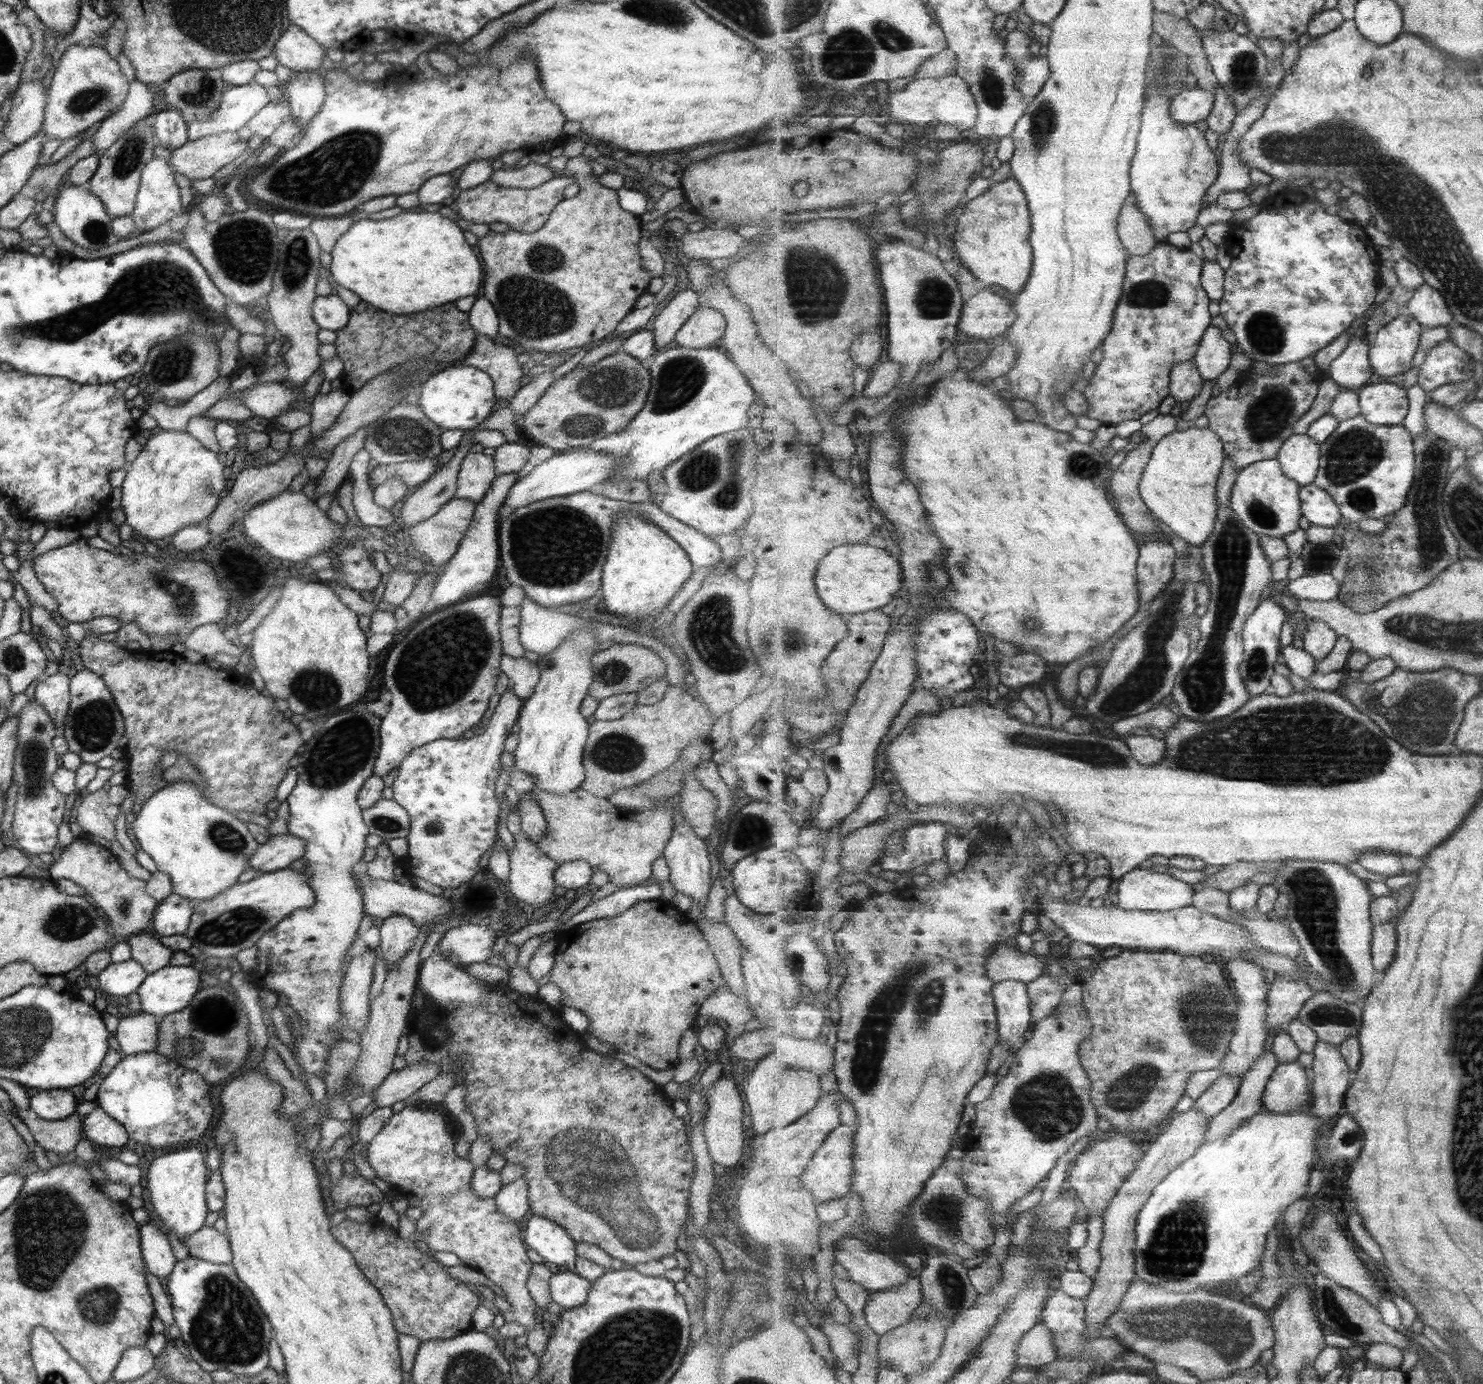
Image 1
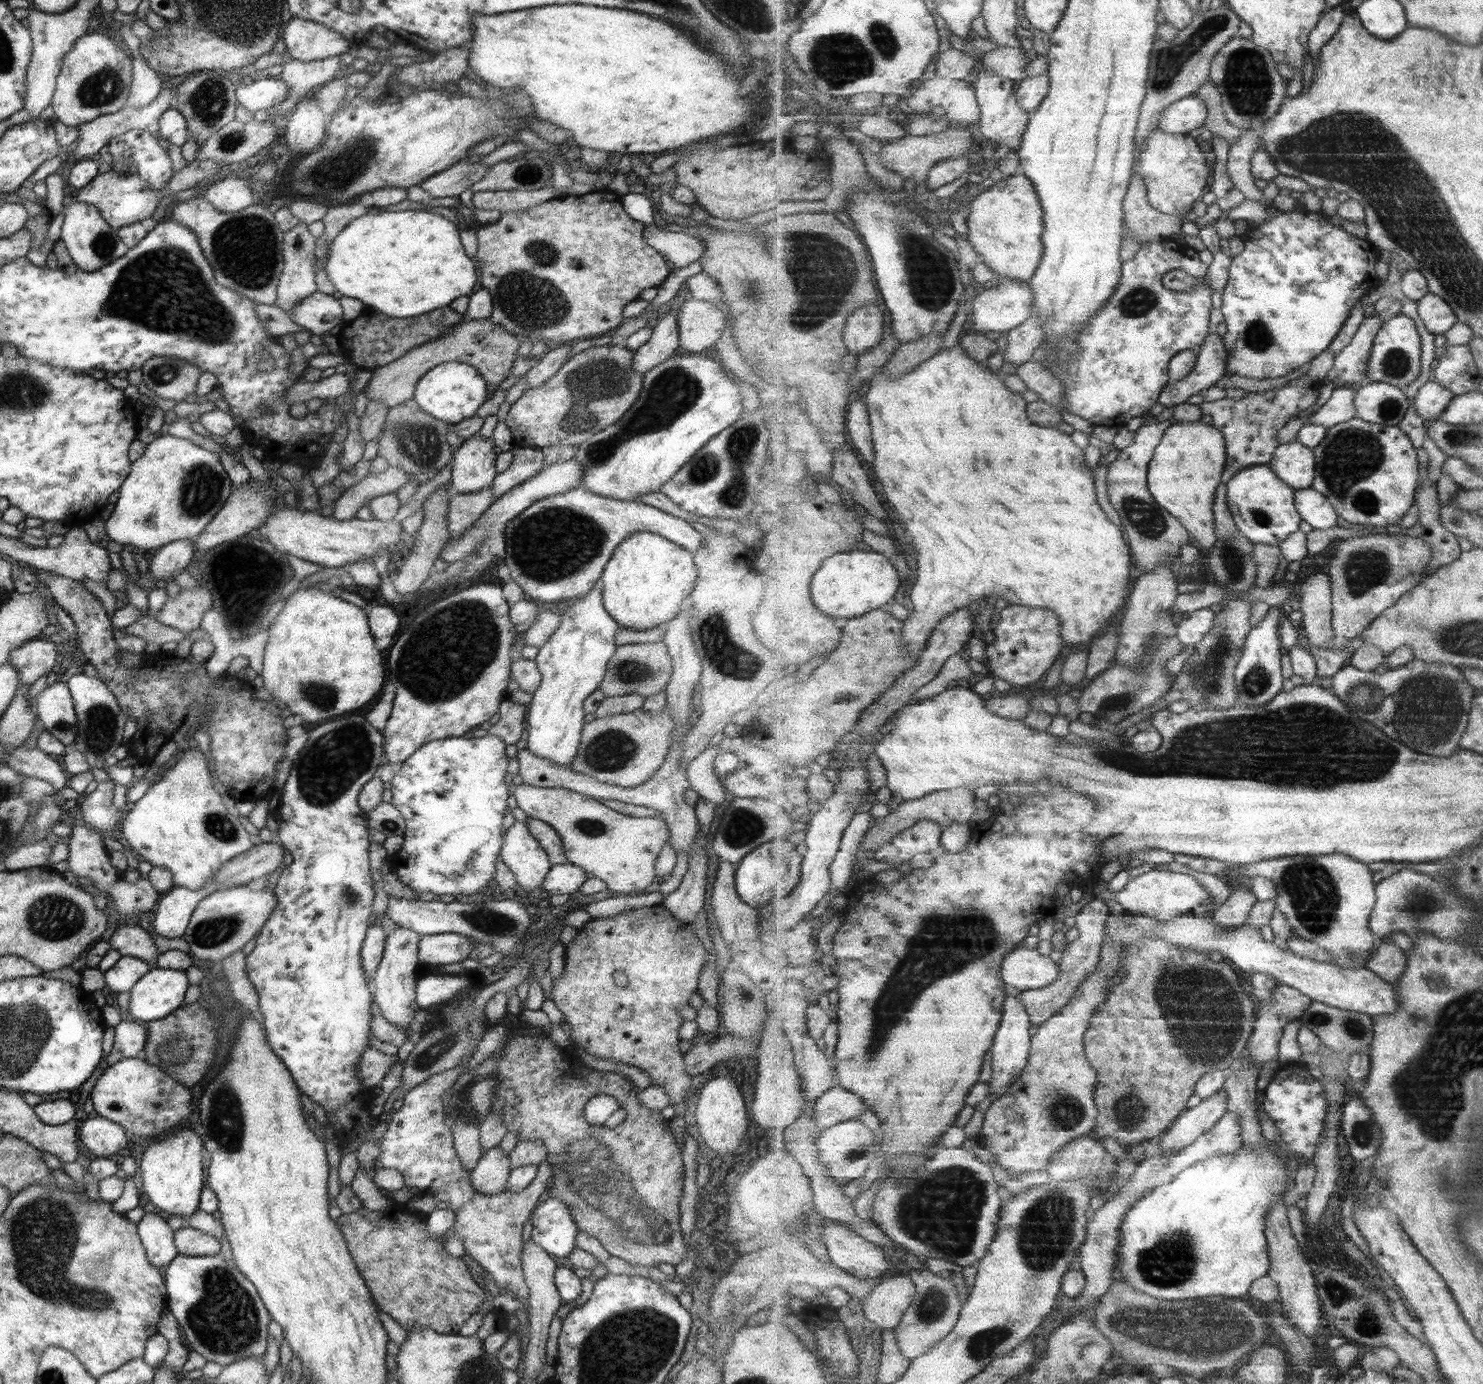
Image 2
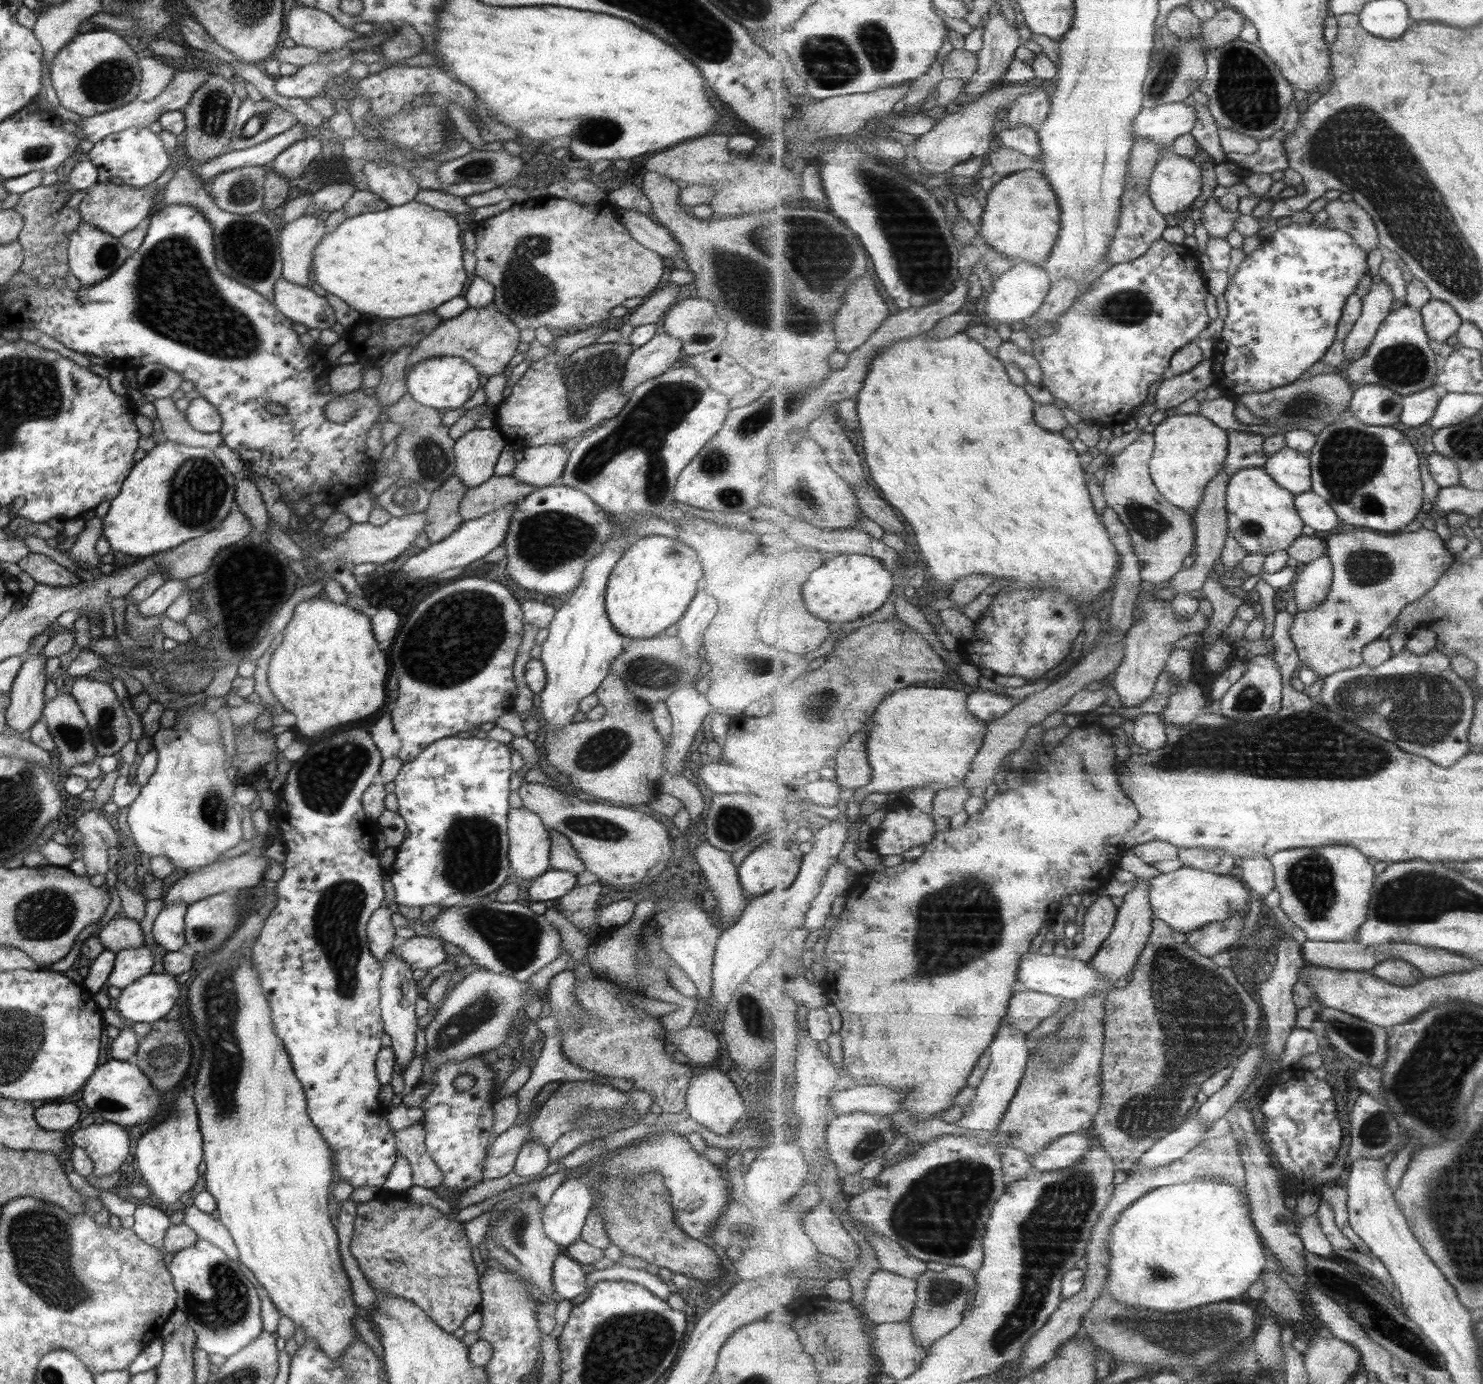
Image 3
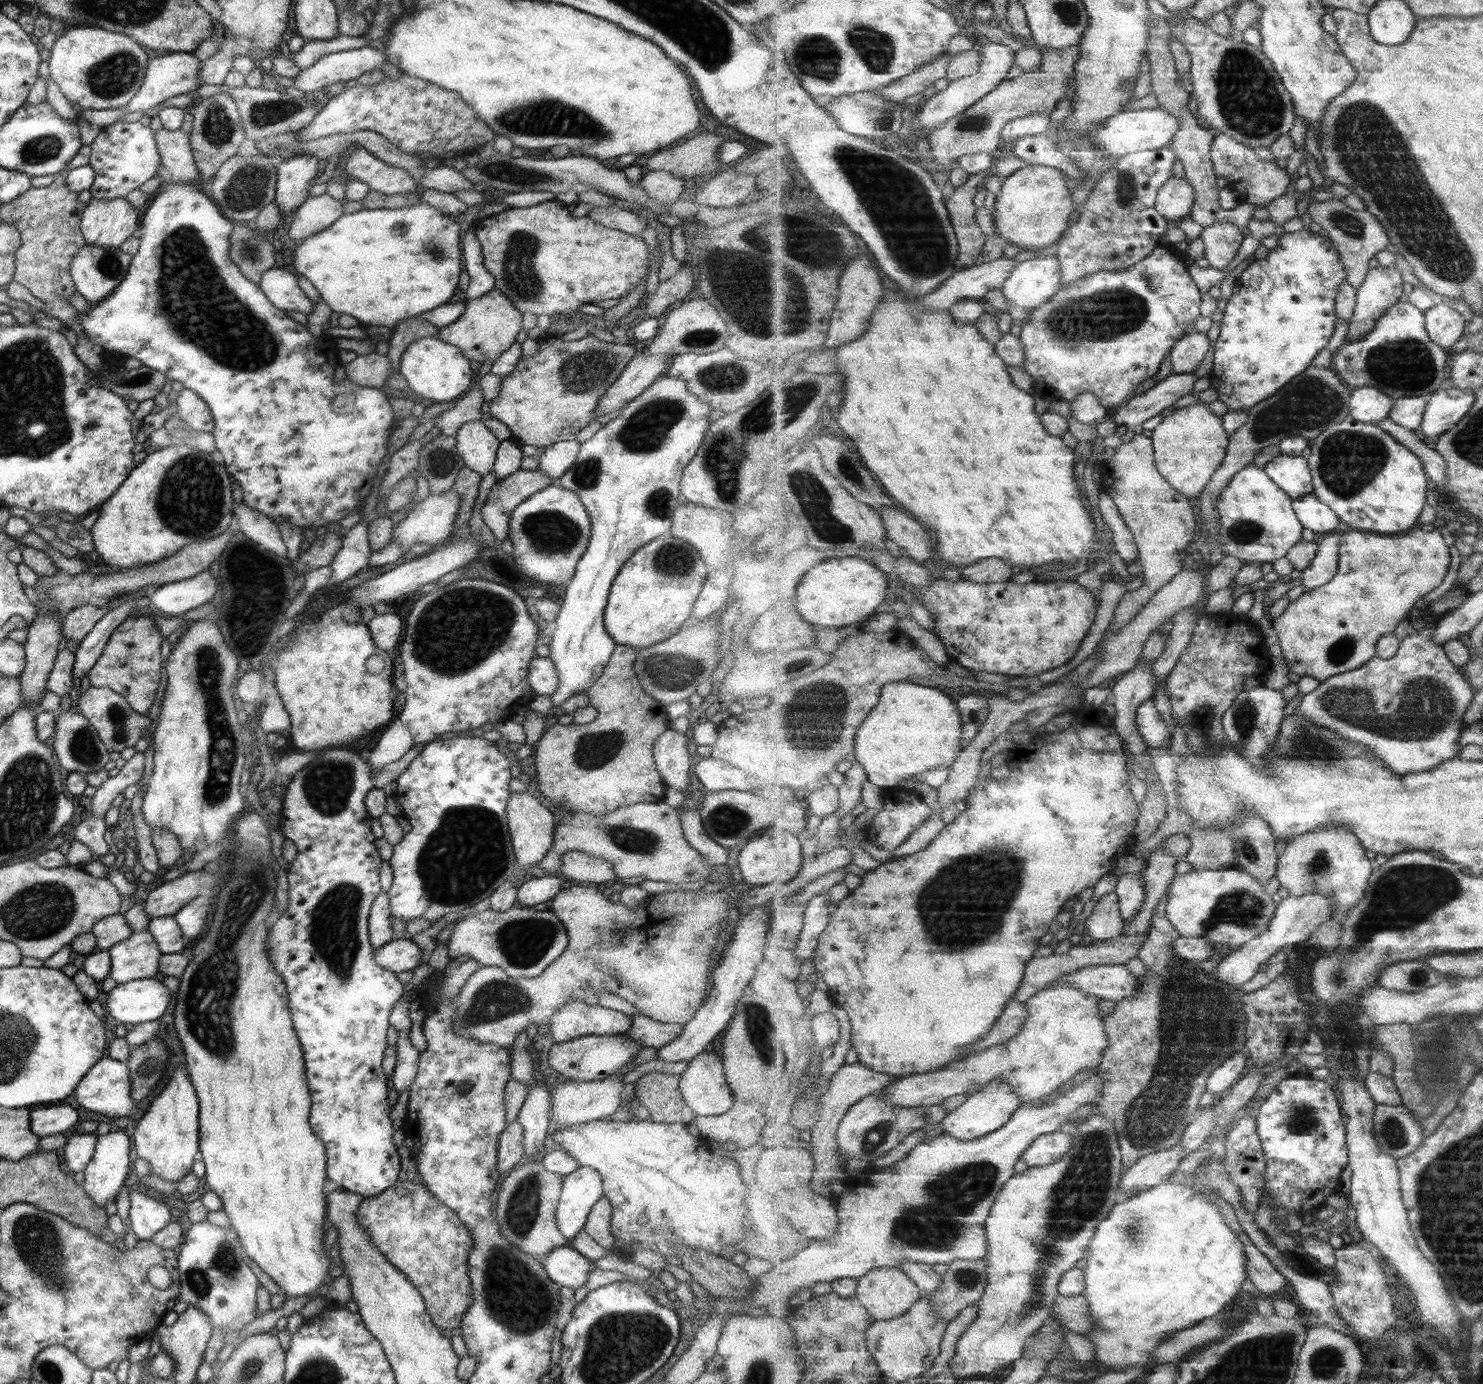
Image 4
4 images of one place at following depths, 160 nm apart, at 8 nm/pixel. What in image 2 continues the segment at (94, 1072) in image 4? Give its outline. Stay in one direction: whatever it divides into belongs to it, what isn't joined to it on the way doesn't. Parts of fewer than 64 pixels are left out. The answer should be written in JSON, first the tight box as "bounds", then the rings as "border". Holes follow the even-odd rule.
{"bounds":[89,1057,194,1138],"border":[[[135,1057],[108,1065],[95,1080],[89,1098],[97,1117],[118,1124],[126,1133],[155,1138],[157,1134],[189,1125],[189,1112],[194,1111],[189,1110],[190,1091],[159,1067],[147,1064],[142,1057]]]}

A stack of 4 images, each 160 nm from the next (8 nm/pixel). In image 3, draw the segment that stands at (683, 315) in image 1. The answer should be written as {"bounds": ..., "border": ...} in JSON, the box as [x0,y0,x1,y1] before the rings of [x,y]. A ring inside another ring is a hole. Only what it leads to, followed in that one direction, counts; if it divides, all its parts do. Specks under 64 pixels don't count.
{"bounds":[619,333,682,396],"border":[[[659,333],[627,357],[619,393],[629,396],[639,384],[665,373],[676,365],[682,346],[678,340]]]}

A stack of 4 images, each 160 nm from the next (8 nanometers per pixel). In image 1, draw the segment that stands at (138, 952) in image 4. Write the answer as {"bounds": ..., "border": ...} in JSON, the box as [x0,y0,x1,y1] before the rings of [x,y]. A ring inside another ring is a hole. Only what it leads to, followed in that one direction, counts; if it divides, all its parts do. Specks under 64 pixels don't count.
{"bounds":[97,959,147,996],"border":[[[133,959],[118,963],[109,963],[108,966],[97,974],[97,986],[103,996],[127,996],[136,992],[137,987],[146,978],[147,974],[141,964]]]}

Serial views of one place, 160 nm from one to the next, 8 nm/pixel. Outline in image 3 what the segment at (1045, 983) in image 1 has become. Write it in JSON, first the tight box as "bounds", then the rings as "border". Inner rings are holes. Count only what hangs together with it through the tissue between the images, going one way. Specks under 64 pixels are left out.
{"bounds":[1003,897,1118,1032],"border":[[[1097,897],[1088,908],[1082,928],[1083,940],[1069,953],[1073,957],[1090,962],[1100,946],[1109,938],[1118,917],[1118,908],[1111,897]],[[1032,990],[1018,991],[1010,1000],[1007,1016],[1003,1025],[1014,1026],[1023,1032],[1035,1030],[1045,1018],[1061,1008],[1061,997]]]}

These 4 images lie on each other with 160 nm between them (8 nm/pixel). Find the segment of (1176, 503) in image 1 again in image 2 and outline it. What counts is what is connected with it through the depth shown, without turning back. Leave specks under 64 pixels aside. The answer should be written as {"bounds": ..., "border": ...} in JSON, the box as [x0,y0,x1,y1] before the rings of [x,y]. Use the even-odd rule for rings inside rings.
{"bounds":[1148,421,1226,549],"border":[[[1173,421],[1156,448],[1148,470],[1148,485],[1155,502],[1176,516],[1206,549],[1218,541],[1214,503],[1226,470],[1226,438],[1203,422]]]}

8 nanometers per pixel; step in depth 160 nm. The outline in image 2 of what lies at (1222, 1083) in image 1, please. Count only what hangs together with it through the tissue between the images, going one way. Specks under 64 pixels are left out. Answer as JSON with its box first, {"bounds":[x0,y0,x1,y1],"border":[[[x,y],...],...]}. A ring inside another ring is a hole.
{"bounds":[1159,1090,1228,1151],"border":[[[1221,1090],[1215,1096],[1202,1099],[1194,1108],[1178,1116],[1174,1125],[1163,1134],[1159,1151],[1183,1150],[1202,1134],[1209,1132],[1228,1112],[1228,1095]]]}

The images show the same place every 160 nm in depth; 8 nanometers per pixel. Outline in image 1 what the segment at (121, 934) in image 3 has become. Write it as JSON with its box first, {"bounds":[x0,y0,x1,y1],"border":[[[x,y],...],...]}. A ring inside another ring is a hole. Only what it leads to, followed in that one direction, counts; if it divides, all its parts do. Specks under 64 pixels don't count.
{"bounds":[124,933,172,975],"border":[[[133,933],[124,939],[130,950],[130,958],[141,964],[148,975],[168,966],[172,951],[146,933]]]}

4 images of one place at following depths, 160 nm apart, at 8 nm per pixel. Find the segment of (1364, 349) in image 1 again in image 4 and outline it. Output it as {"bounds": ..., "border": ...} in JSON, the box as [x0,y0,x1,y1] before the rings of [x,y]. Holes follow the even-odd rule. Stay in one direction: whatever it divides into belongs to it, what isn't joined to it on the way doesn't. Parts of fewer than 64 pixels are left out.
{"bounds":[1348,266,1403,342],"border":[[[1395,266],[1372,268],[1358,288],[1358,299],[1350,321],[1348,342],[1358,341],[1370,333],[1381,315],[1399,302],[1403,294],[1403,278]]]}

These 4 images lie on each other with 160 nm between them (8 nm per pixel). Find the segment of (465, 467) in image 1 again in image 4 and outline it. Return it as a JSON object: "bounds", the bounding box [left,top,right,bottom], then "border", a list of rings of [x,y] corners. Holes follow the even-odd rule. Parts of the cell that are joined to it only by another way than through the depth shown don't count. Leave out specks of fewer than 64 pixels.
{"bounds":[454,420,500,476],"border":[[[482,420],[461,424],[454,438],[465,467],[481,476],[492,470],[500,441],[484,426]]]}

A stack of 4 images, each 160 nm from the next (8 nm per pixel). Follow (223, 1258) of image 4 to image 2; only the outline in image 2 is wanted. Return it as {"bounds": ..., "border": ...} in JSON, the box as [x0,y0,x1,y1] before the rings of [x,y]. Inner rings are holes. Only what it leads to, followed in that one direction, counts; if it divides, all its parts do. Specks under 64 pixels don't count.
{"bounds":[163,1253,271,1367],"border":[[[220,1253],[207,1256],[176,1254],[165,1267],[163,1280],[168,1296],[167,1307],[178,1326],[182,1328],[183,1341],[206,1362],[215,1362],[224,1367],[243,1358],[257,1358],[265,1354],[267,1324],[271,1321],[267,1309],[251,1281],[239,1272],[235,1264],[227,1264]]]}

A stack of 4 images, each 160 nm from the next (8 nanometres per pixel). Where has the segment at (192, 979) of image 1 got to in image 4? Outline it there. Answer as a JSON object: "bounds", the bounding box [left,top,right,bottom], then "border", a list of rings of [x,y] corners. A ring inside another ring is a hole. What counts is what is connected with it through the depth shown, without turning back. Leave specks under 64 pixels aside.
{"bounds":[105,977,169,1028],"border":[[[152,977],[116,984],[106,992],[105,1010],[113,1020],[129,1028],[159,1019],[167,1004],[169,991],[158,977]]]}

